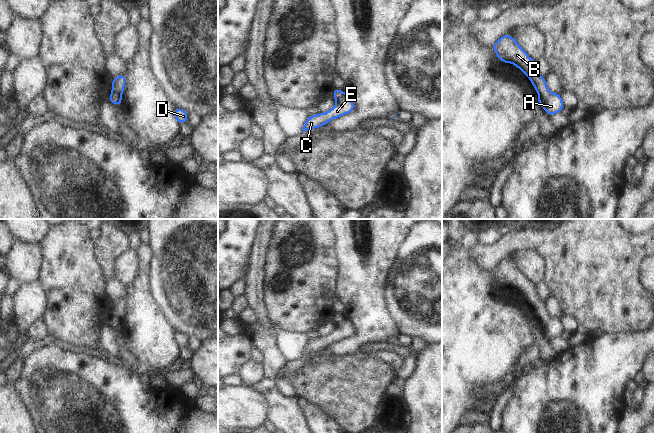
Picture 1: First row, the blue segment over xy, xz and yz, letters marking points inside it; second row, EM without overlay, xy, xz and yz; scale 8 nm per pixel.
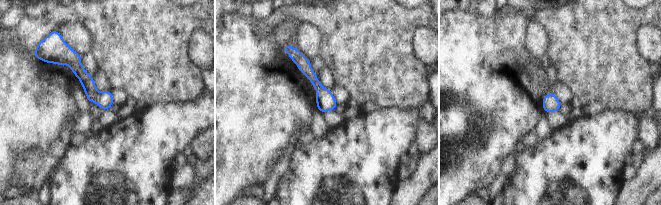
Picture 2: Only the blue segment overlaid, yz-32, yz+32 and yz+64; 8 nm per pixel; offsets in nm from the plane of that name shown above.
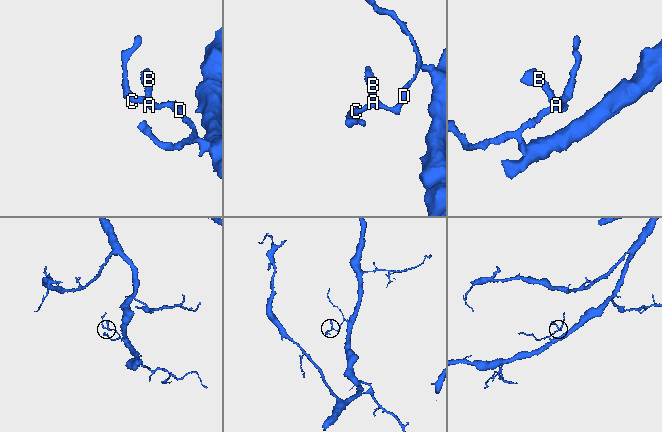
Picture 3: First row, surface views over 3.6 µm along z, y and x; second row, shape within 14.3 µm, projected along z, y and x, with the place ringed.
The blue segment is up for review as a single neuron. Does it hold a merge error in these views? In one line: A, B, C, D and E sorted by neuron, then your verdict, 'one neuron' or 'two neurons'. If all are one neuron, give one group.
A B C D E; one neuron

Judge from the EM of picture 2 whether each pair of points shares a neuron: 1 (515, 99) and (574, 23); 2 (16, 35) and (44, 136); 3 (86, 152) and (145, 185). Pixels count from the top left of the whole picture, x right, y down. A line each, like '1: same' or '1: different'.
1: different
2: different
3: same

